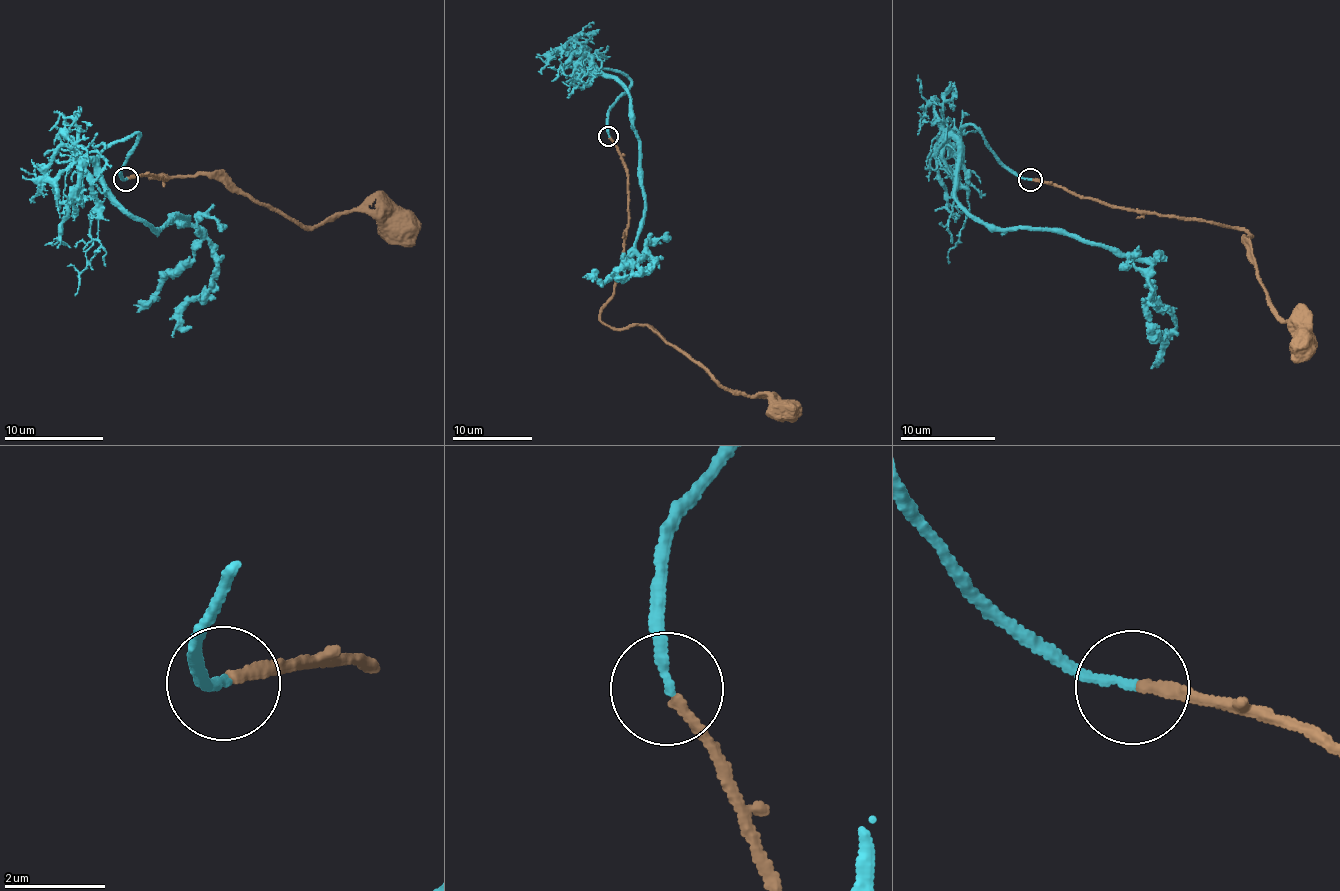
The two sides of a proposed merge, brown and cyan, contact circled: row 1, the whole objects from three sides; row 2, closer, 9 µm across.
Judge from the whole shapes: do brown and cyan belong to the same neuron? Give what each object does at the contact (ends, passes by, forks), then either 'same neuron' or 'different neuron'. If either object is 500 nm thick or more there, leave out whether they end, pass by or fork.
brown ends | cyan ends | same neuron

